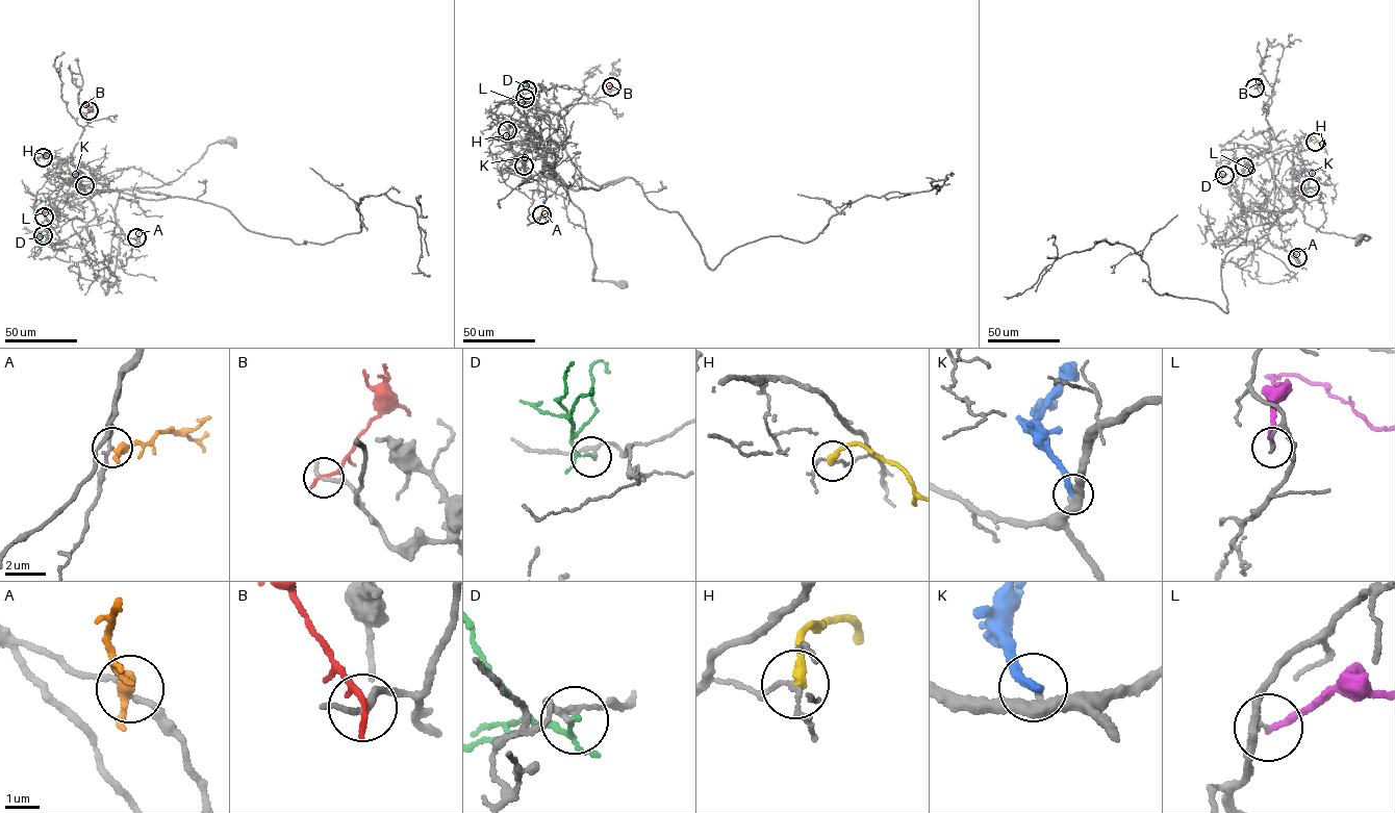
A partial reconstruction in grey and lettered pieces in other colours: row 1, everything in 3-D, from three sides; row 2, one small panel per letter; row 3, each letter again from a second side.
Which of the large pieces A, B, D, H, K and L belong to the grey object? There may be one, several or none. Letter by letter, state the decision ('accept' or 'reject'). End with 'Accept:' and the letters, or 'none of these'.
A: reject
B: reject
D: reject
H: reject
K: reject
L: reject
Accept: none of these

